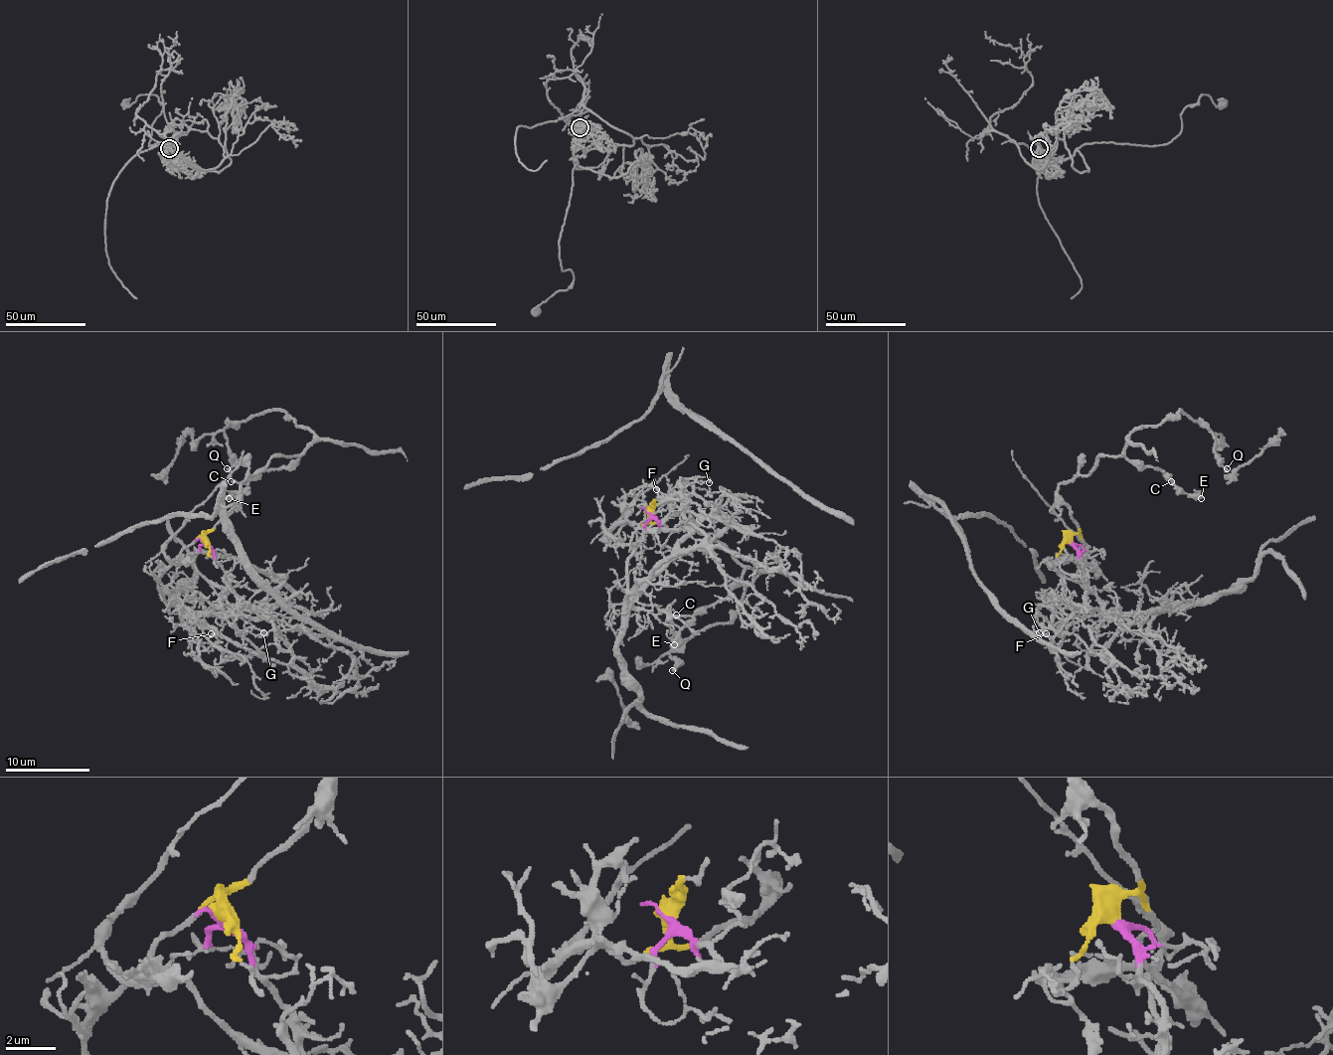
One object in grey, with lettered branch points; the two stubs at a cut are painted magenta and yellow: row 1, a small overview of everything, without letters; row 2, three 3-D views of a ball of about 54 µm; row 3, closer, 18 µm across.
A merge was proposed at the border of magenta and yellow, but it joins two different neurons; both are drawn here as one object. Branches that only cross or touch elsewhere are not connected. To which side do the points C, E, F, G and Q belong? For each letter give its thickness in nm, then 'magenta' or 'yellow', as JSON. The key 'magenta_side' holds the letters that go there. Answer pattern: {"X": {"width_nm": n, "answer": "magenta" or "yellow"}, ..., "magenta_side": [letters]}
{"C": {"width_nm": 180, "answer": "yellow"}, "E": {"width_nm": 480, "answer": "yellow"}, "F": {"width_nm": 120, "answer": "magenta"}, "G": {"width_nm": 120, "answer": "magenta"}, "Q": {"width_nm": 220, "answer": "yellow"}, "magenta_side": ["F", "G"]}

